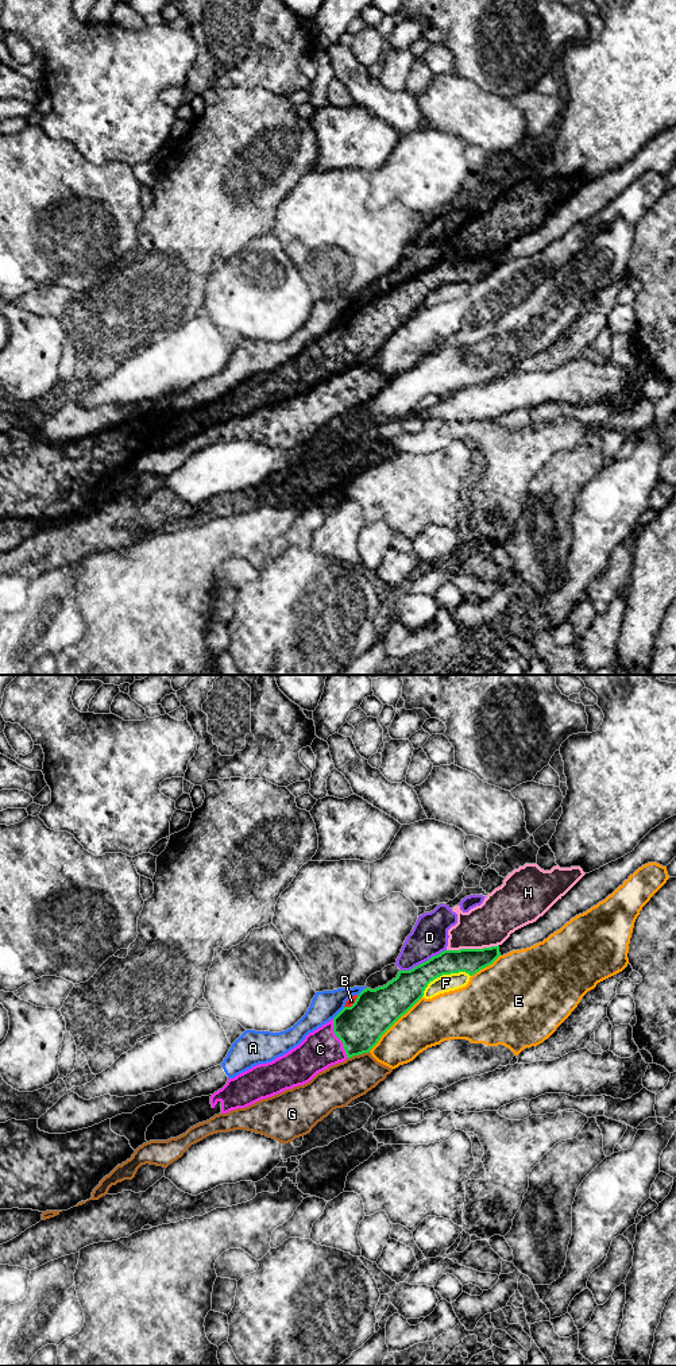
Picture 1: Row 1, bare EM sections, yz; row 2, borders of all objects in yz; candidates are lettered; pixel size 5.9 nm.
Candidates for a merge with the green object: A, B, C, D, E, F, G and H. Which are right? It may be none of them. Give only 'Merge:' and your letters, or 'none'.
Merge: C

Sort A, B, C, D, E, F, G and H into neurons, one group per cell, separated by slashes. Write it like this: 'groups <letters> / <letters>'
groups A / B D / C / E / F / G / H

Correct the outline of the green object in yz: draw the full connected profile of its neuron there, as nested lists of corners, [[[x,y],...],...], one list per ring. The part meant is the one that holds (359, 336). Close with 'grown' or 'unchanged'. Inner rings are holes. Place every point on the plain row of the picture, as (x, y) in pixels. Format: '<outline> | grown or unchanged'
[[[499,254],[444,259],[410,279],[399,279],[397,286],[383,296],[363,298],[351,316],[344,316],[286,363],[228,387],[213,404],[170,414],[155,424],[147,436],[146,449],[177,447],[215,424],[246,417],[262,408],[304,394],[329,375],[368,362],[424,305],[430,290],[459,281],[472,285],[499,265]]] | grown

